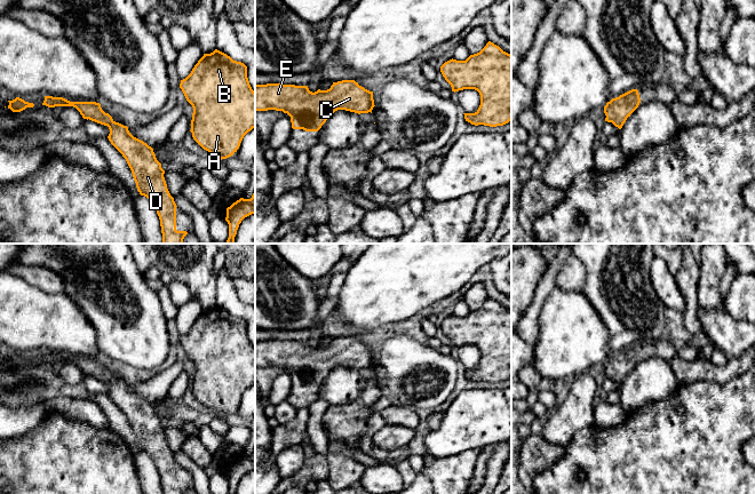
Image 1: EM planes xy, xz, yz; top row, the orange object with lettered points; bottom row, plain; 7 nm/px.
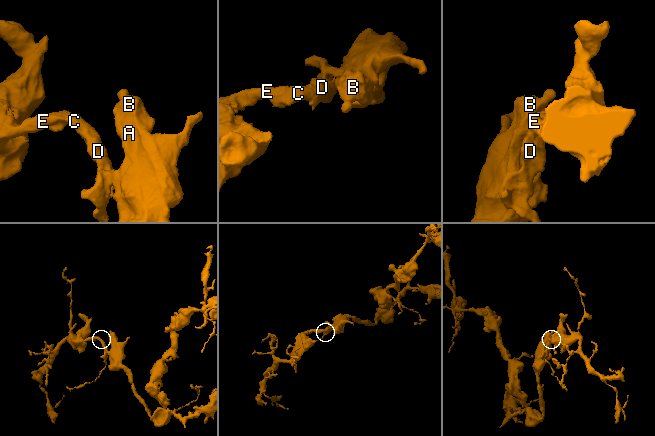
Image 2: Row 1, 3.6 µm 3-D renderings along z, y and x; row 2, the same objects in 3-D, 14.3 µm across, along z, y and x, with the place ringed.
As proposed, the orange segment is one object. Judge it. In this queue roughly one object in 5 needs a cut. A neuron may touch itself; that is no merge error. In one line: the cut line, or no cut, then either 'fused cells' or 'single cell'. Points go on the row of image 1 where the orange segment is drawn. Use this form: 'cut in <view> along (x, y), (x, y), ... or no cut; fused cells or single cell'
no cut; single cell

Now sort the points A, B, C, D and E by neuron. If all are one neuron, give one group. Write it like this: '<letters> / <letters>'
A B C D E

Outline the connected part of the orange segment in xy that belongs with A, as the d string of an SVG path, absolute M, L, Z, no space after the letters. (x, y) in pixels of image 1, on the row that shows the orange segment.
M215 49L210 54L204 54L191 73L181 80L180 88L193 107L190 130L193 140L218 160L233 156L239 149L244 136L255 128L255 91L247 78L247 66Z

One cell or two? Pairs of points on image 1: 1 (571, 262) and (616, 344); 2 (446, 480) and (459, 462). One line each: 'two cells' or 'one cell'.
1: two cells
2: one cell

